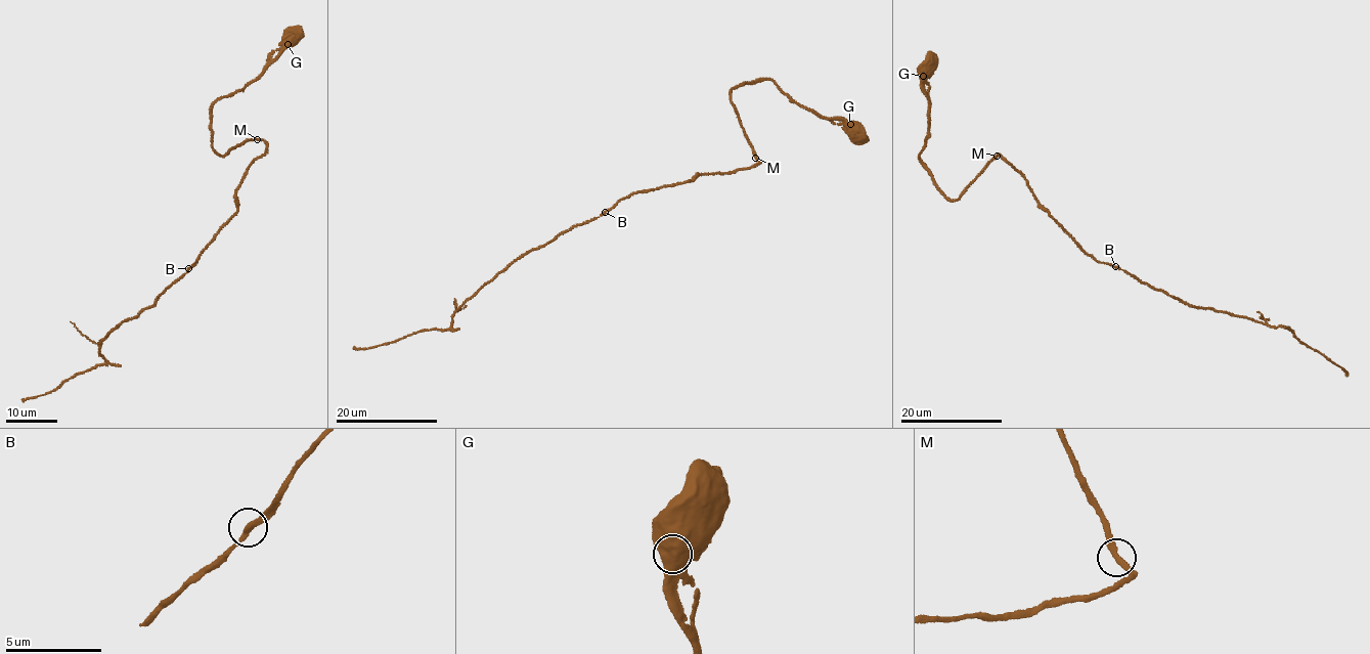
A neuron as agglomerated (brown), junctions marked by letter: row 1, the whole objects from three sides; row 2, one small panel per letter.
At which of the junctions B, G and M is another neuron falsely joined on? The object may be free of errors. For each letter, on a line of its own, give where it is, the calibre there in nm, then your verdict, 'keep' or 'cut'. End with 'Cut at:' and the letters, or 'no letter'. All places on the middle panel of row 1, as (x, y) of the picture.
B: place (605, 212); calibre 240 nm; keep
G: place (850, 124); calibre 1000 nm; keep
M: place (755, 158); calibre 280 nm; keep
Cut at: no letter

